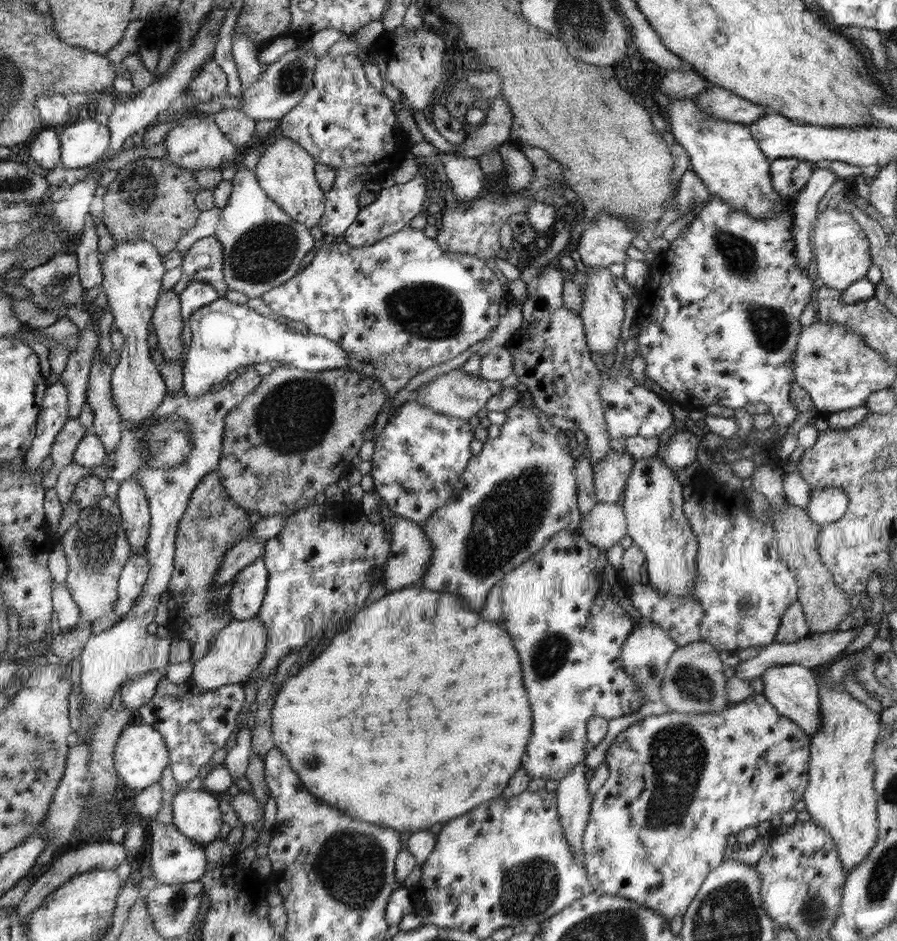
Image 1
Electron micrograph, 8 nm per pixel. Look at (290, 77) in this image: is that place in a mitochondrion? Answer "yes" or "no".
yes

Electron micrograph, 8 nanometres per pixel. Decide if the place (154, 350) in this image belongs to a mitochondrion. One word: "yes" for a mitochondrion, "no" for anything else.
no

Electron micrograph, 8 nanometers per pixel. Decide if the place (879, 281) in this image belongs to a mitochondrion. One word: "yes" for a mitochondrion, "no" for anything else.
no

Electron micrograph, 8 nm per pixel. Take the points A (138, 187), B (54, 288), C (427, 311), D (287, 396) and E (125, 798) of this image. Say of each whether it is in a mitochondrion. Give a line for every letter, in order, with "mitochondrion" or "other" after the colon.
A: mitochondrion
B: mitochondrion
C: mitochondrion
D: mitochondrion
E: other

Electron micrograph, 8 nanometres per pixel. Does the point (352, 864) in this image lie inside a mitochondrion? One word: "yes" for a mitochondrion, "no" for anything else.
yes

